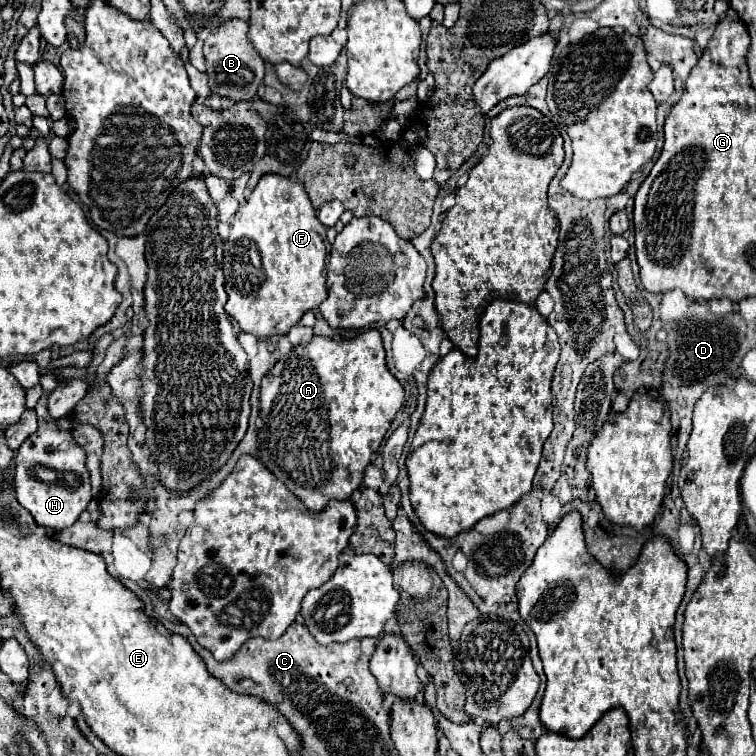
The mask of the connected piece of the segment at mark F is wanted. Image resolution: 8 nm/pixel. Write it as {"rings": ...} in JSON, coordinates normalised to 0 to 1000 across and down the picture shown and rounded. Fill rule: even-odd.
{"rings":[[[349,231],[310,284],[307,306],[296,324],[296,369],[302,388],[299,414],[317,430],[317,438],[333,440],[341,448],[378,443],[405,411],[418,409],[434,393],[429,351],[431,300],[421,292],[402,247],[370,231]]]}

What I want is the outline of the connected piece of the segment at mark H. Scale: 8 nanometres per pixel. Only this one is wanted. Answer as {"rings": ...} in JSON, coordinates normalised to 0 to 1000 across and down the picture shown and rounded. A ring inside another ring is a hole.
{"rings":[[[58,496],[53,501],[56,509],[56,525],[48,536],[50,549],[50,567],[42,573],[34,586],[21,599],[21,631],[19,631],[19,652],[24,665],[37,673],[45,684],[45,689],[56,697],[66,697],[69,702],[87,700],[98,694],[98,689],[106,684],[106,679],[116,671],[122,655],[119,655],[119,626],[114,618],[114,599],[111,594],[95,581],[95,573],[87,567],[77,567],[74,554],[63,546],[63,520],[69,520],[77,512],[77,504]],[[48,615],[66,618],[74,623],[71,639],[58,639],[48,628],[40,628]]]}

